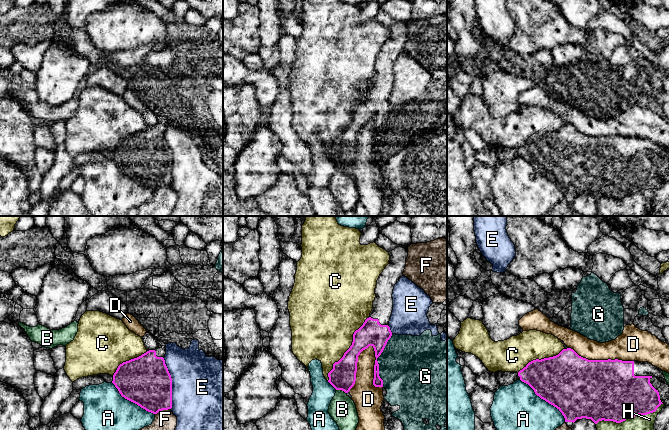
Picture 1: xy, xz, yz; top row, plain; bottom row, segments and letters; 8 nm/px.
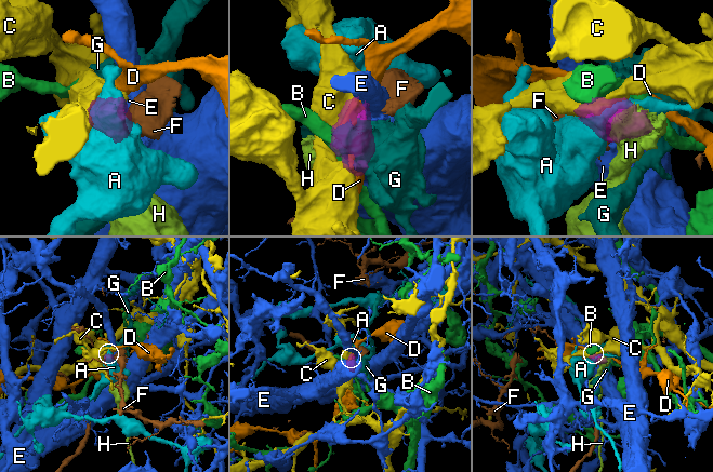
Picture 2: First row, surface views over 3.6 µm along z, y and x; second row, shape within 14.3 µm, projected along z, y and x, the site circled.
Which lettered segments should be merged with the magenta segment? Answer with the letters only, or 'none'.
none

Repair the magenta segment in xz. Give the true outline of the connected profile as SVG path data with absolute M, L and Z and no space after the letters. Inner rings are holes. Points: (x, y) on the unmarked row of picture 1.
M399 22L390 27L389 31L389 40L385 43L377 56L377 61L375 64L376 73L373 77L373 85L370 89L370 92L365 96L363 101L354 108L352 121L344 129L343 133L338 138L335 138L333 140L333 145L328 149L328 158L336 166L342 166L345 169L348 169L354 162L356 157L358 132L369 122L372 122L374 124L376 133L374 141L373 161L375 163L383 163L383 156L379 152L379 140L377 134L381 131L388 116L392 112L392 108L389 103L389 97L393 86L392 70L395 60L403 52L403 48L406 42L406 35L408 33L408 25Z

